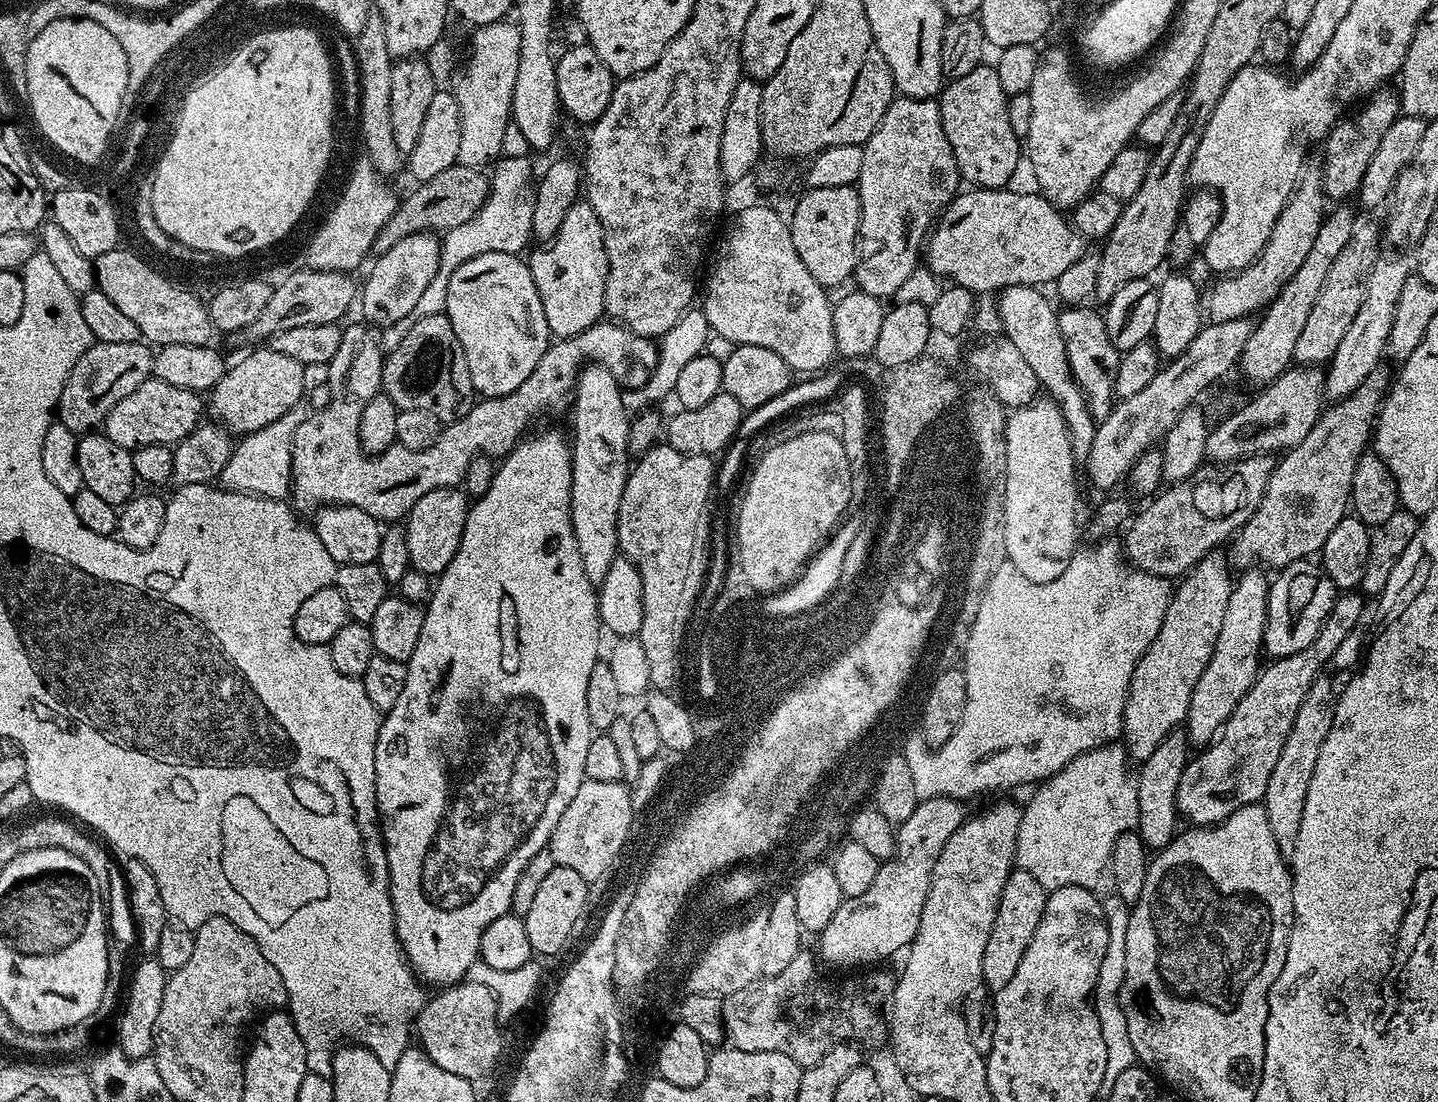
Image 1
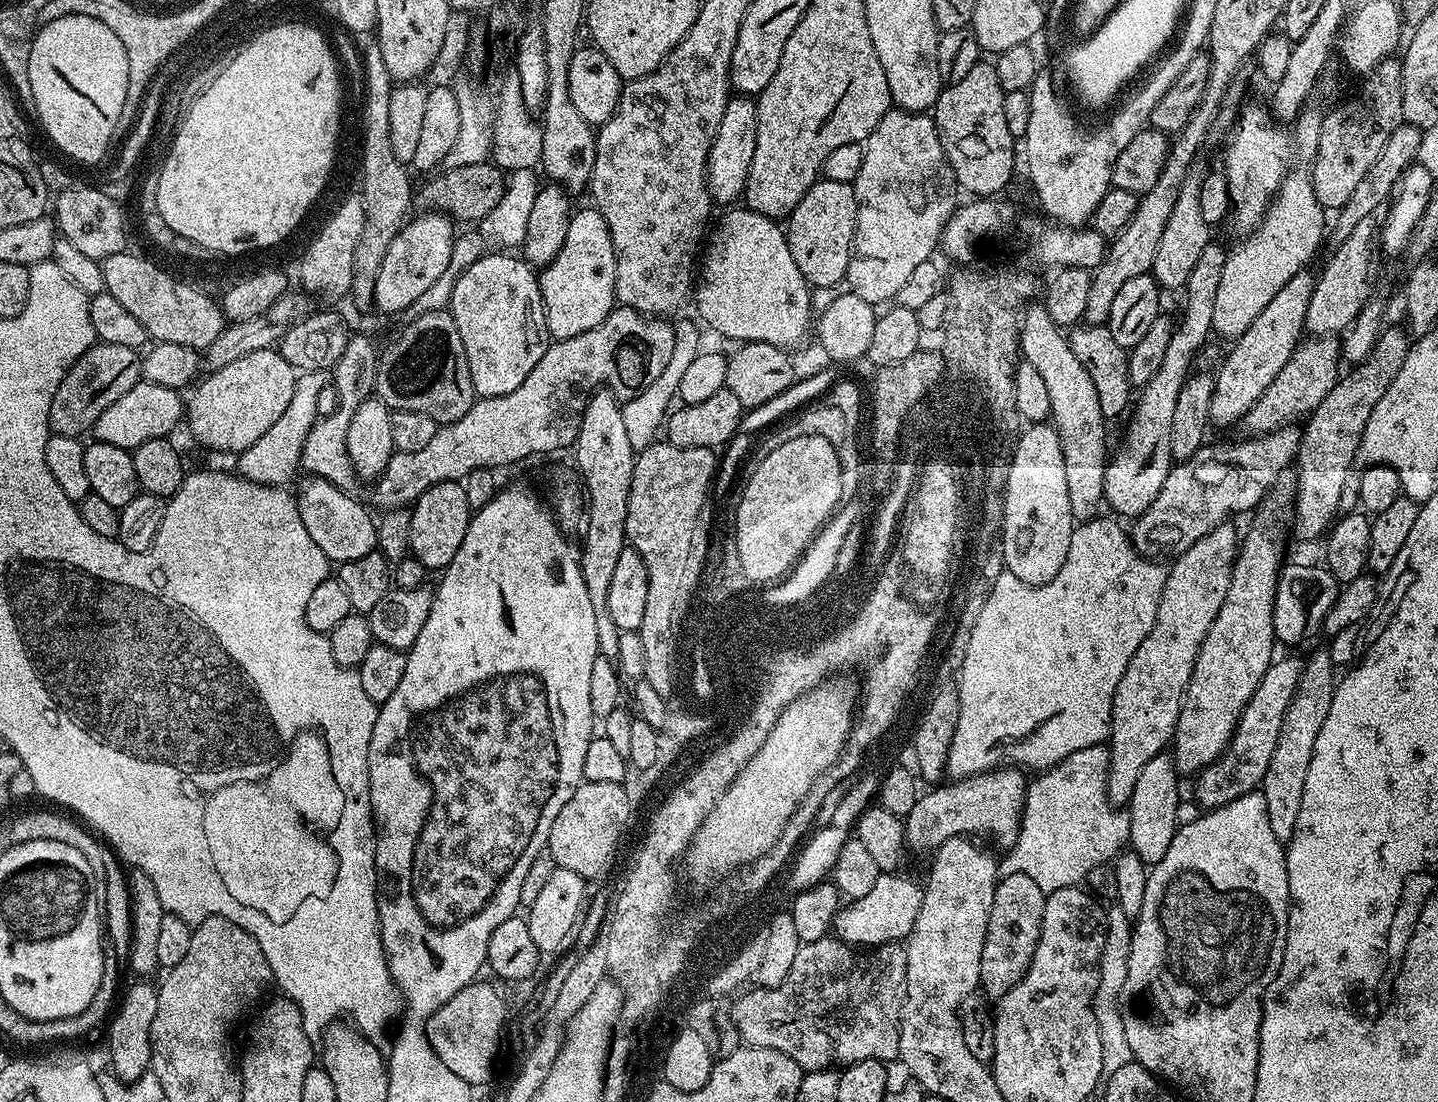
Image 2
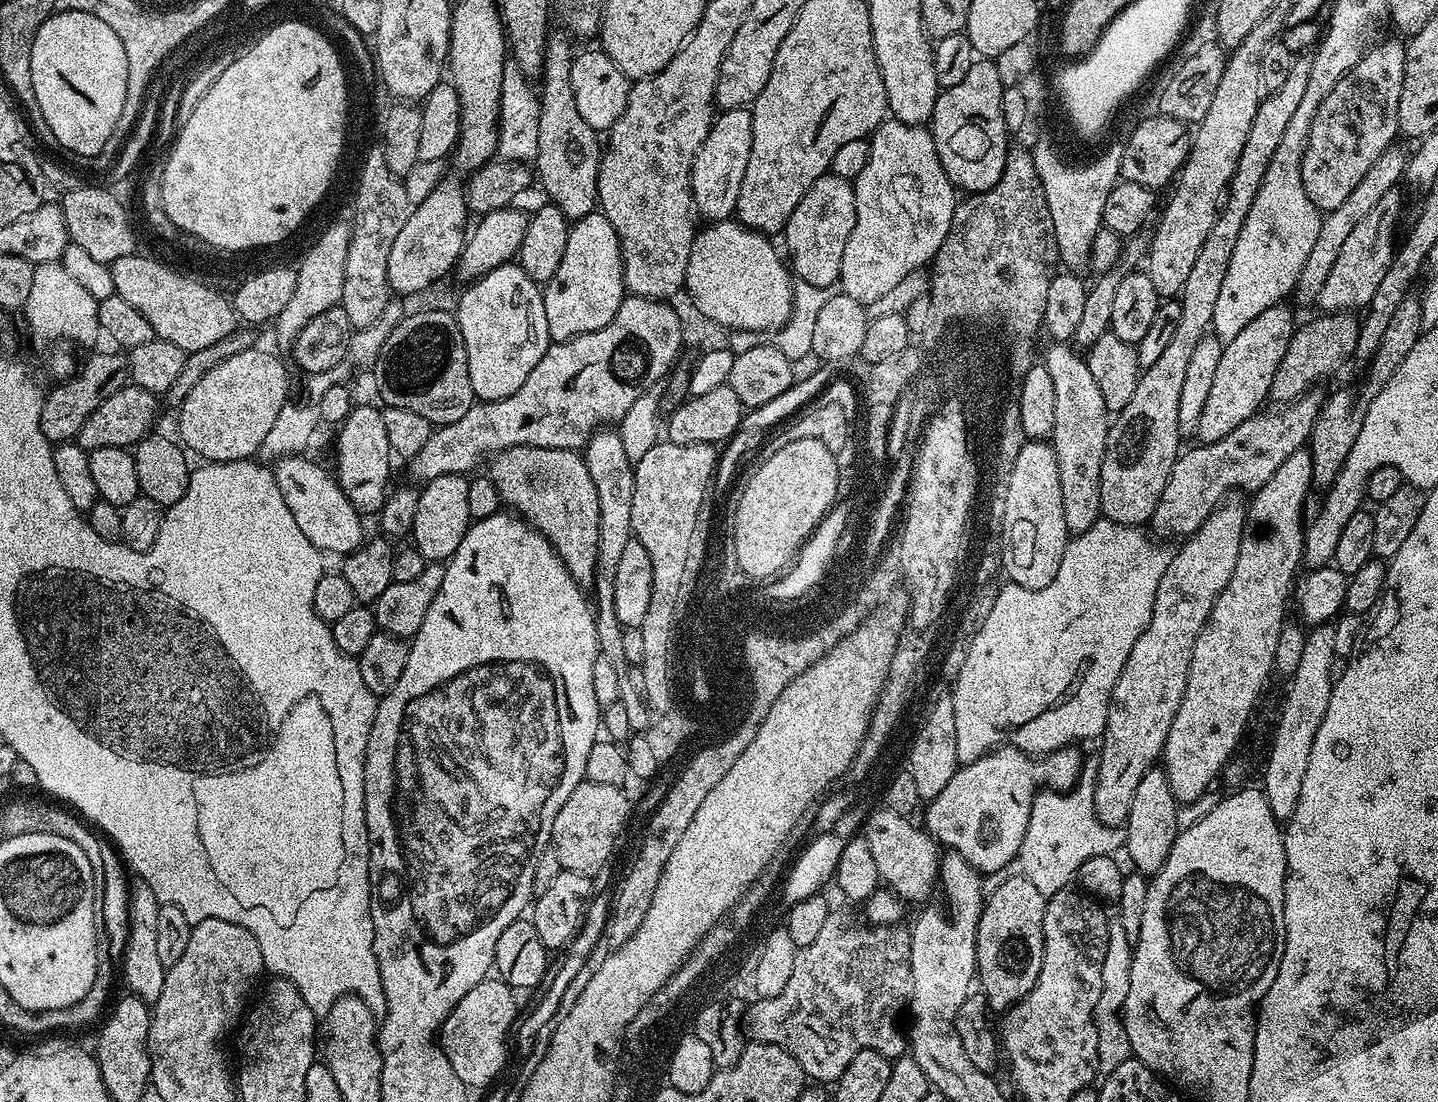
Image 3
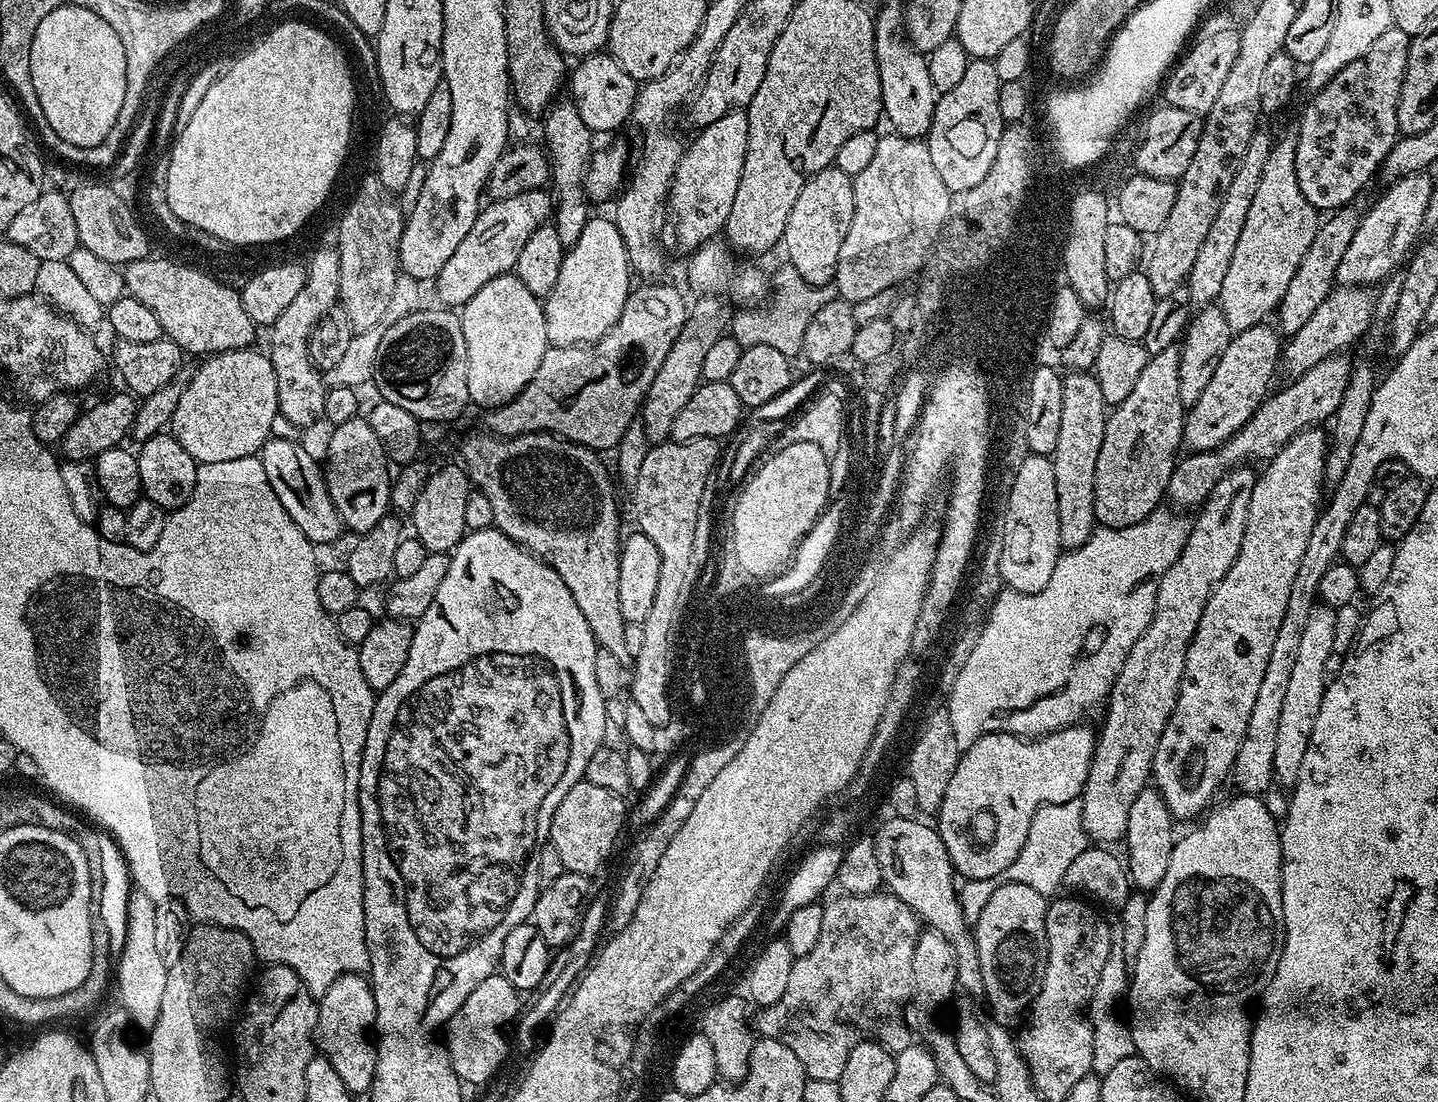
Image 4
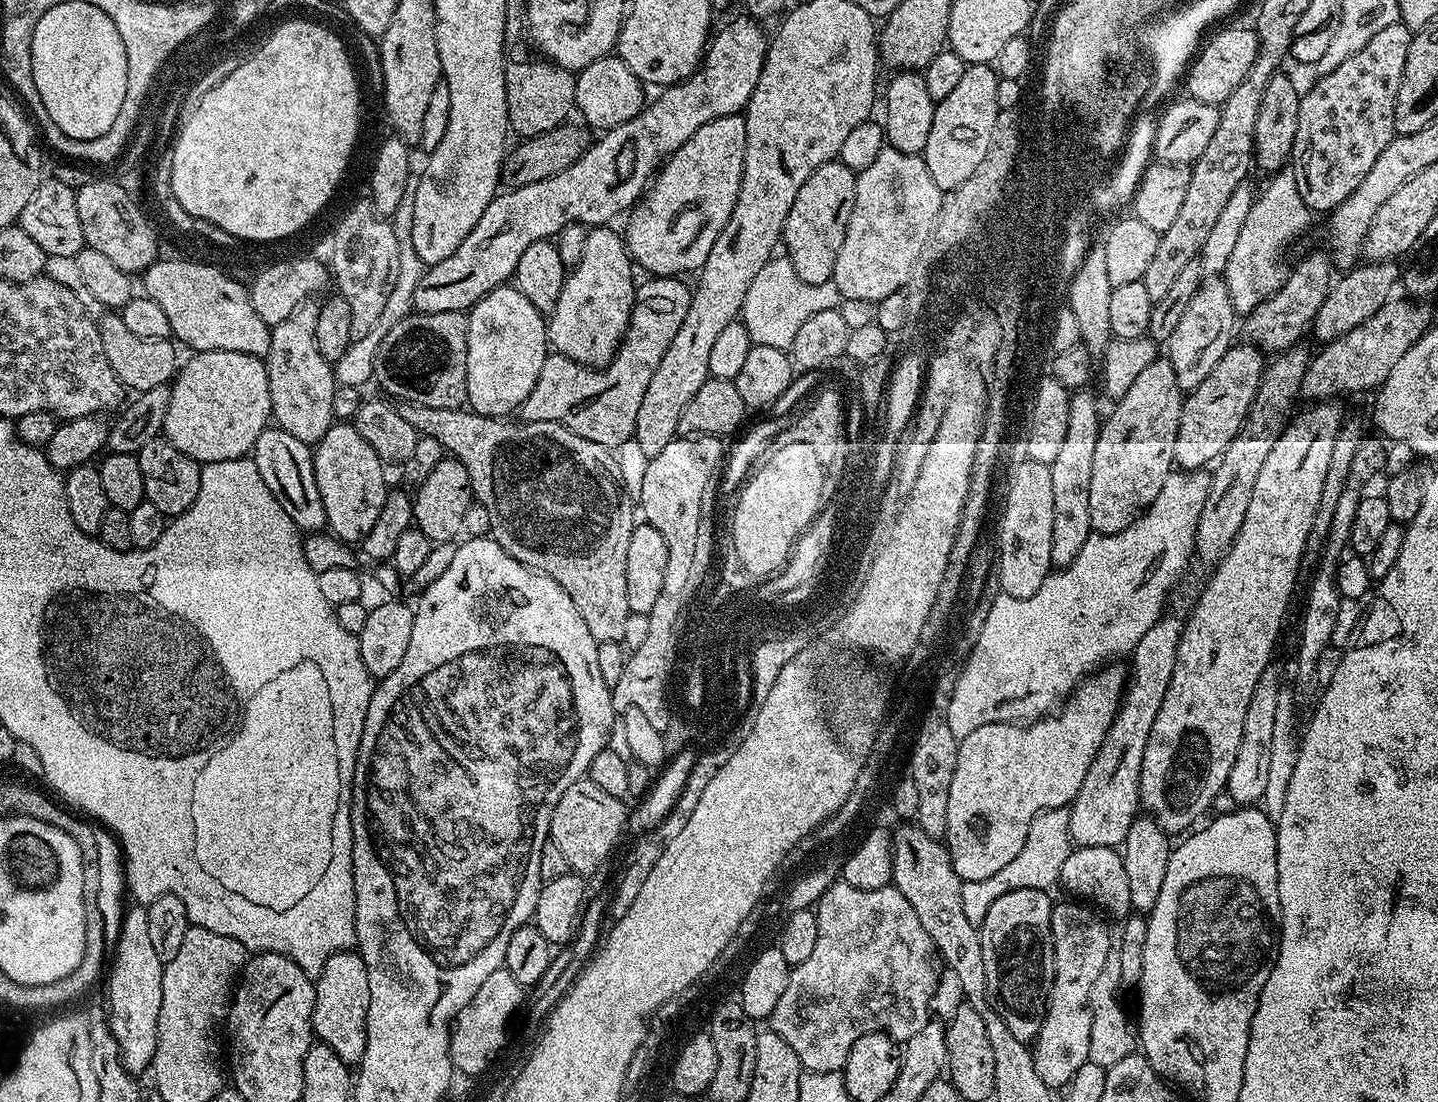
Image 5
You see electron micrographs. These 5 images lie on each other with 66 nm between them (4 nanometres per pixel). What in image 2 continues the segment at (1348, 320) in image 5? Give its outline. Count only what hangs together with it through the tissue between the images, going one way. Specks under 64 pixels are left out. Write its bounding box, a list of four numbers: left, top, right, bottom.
[1242,338,1342,434]

